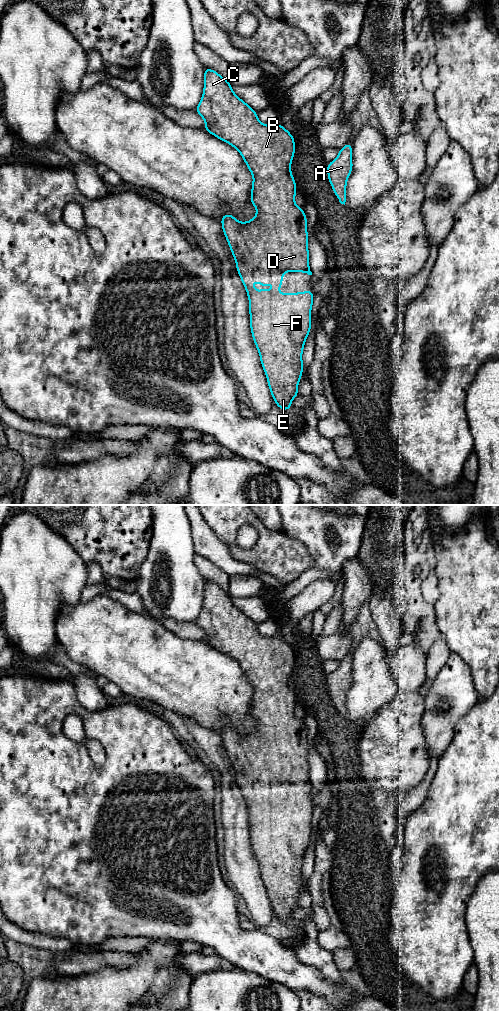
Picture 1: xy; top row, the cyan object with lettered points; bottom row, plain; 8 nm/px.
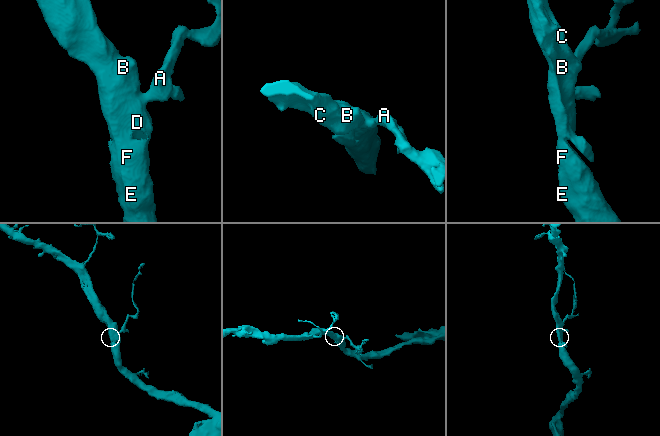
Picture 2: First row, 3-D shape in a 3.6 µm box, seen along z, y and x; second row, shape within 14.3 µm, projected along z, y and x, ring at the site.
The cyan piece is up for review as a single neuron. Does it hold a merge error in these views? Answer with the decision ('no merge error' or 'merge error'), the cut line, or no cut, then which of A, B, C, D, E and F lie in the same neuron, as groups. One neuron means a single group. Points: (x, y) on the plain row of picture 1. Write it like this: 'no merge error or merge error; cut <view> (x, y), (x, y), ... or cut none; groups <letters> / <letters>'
no merge error; cut none; groups A B C D E F

